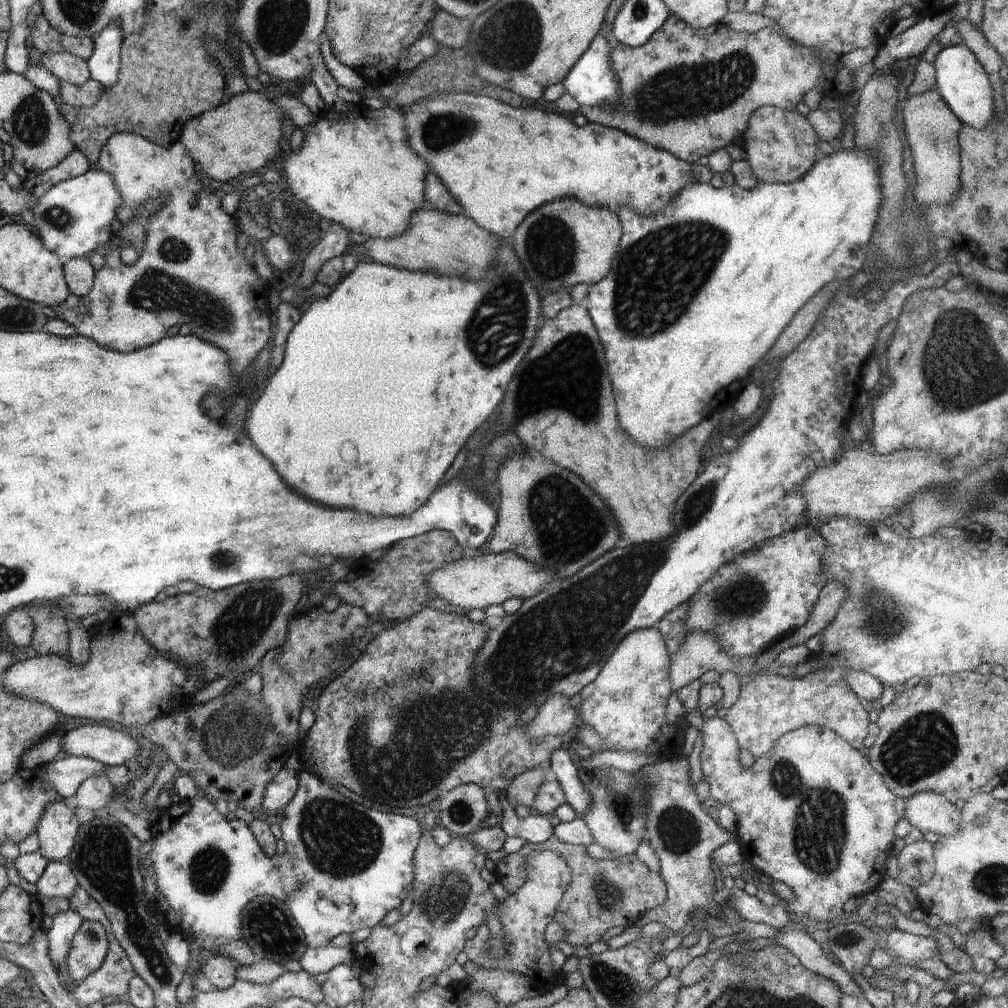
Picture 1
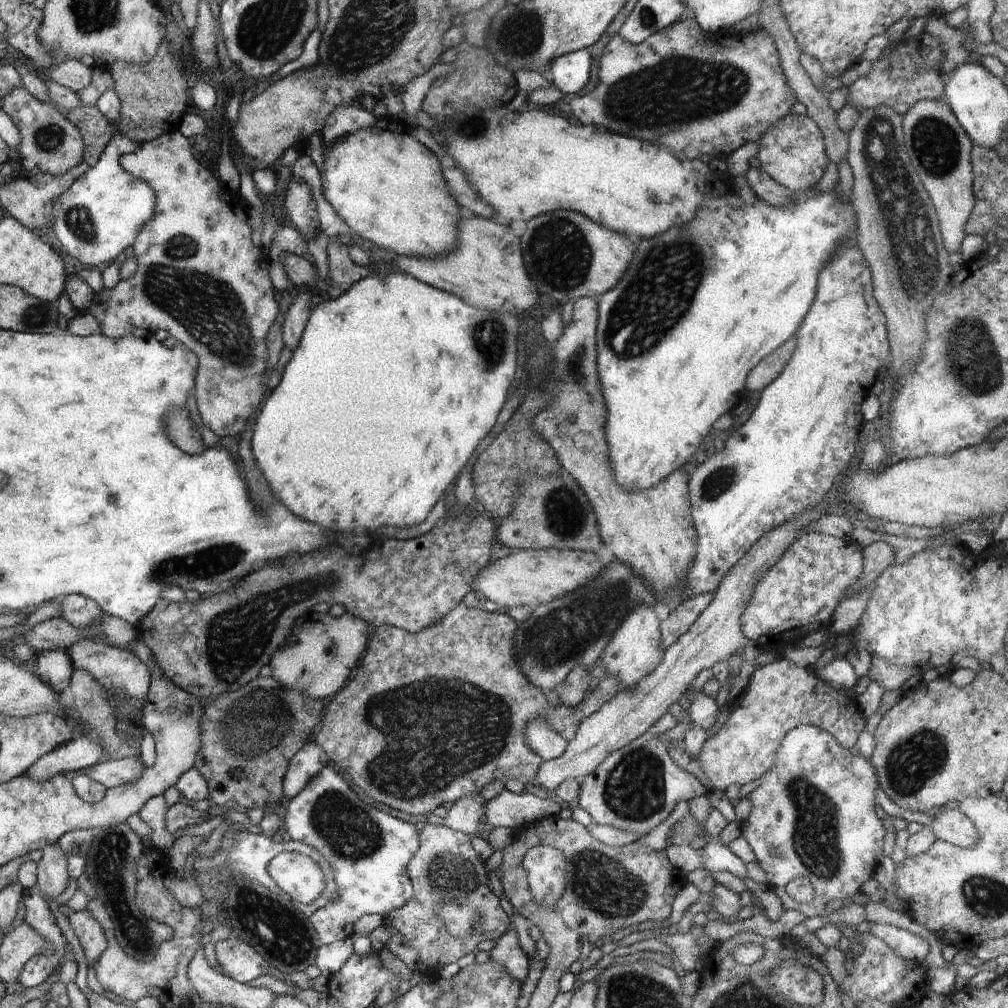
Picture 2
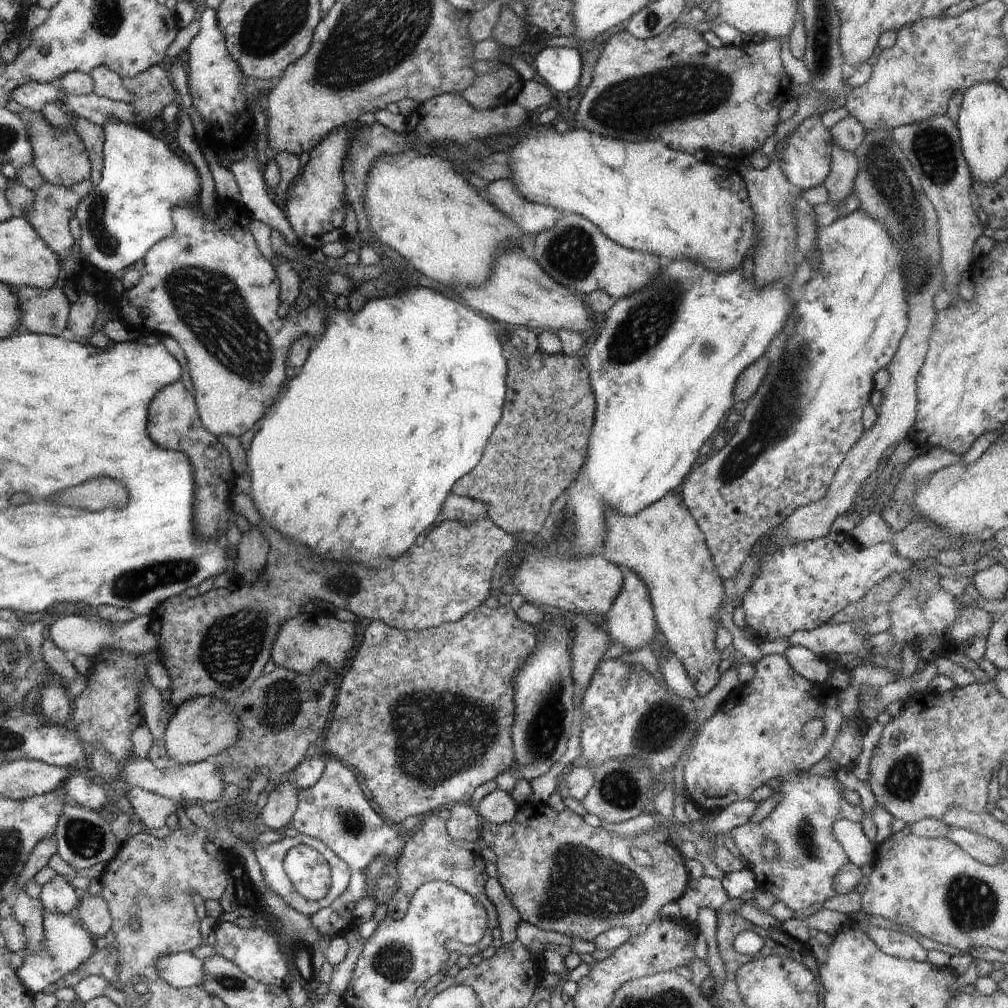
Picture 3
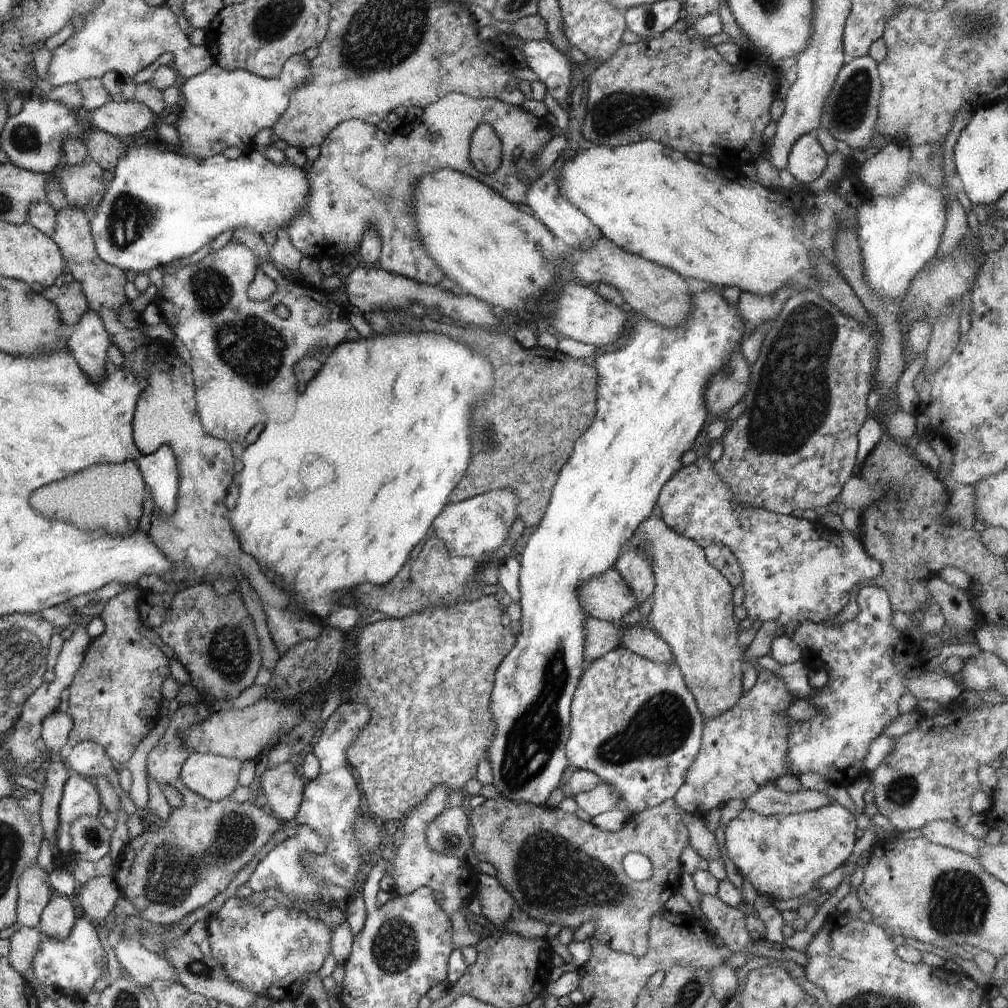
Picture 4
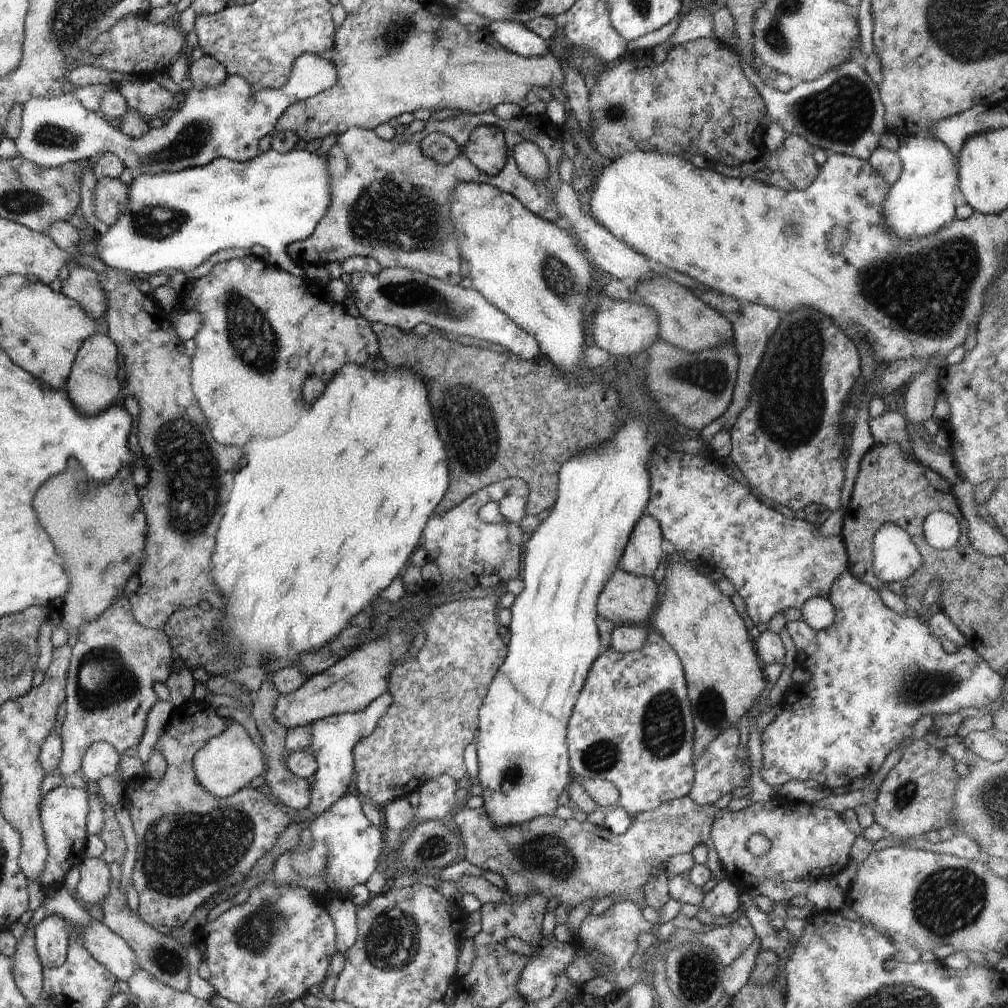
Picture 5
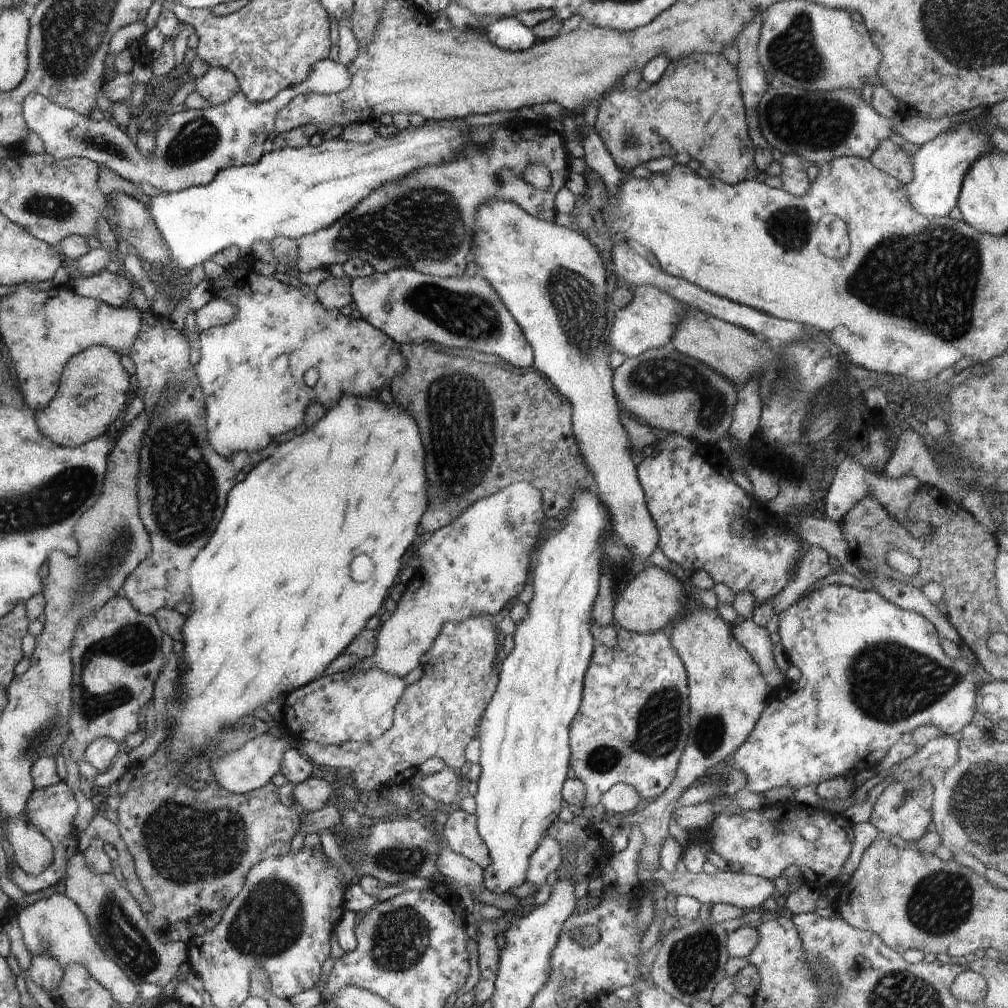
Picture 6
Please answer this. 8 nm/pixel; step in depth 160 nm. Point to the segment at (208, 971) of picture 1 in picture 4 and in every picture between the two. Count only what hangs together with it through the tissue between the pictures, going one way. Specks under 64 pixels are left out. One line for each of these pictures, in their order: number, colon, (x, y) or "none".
2: (239, 960)
3: (255, 951)
4: (272, 954)

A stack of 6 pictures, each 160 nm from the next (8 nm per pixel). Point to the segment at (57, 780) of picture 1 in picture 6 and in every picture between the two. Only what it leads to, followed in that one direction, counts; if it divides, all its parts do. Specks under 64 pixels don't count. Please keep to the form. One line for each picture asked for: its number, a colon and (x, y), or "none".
2: (113, 773)
3: (202, 782)
4: (214, 777)
5: (227, 763)
6: (254, 765)

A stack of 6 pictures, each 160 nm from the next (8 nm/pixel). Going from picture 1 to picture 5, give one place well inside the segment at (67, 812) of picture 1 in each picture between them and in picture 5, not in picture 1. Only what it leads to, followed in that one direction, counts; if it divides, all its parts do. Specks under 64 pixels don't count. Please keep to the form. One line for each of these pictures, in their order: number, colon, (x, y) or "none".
2: (52, 876)
3: (58, 896)
4: (57, 919)
5: (51, 935)

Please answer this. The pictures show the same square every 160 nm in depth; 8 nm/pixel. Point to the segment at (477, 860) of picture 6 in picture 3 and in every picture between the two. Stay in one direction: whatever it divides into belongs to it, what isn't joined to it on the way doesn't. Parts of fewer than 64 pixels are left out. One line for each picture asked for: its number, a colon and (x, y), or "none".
3: (561, 874)
4: (559, 869)
5: (564, 858)

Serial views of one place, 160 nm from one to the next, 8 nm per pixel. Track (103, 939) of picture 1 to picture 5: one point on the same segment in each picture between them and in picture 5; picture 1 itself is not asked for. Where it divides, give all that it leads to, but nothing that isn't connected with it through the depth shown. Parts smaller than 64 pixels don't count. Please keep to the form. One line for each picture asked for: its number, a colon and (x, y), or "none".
2: (88, 930)
3: (94, 913)
4: (97, 896)
5: (93, 886)

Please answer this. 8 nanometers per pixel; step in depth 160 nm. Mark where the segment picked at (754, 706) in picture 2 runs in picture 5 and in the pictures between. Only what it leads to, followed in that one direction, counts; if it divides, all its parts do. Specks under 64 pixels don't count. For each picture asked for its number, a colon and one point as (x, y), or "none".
3: (756, 734)
4: (744, 748)
5: (718, 771)

